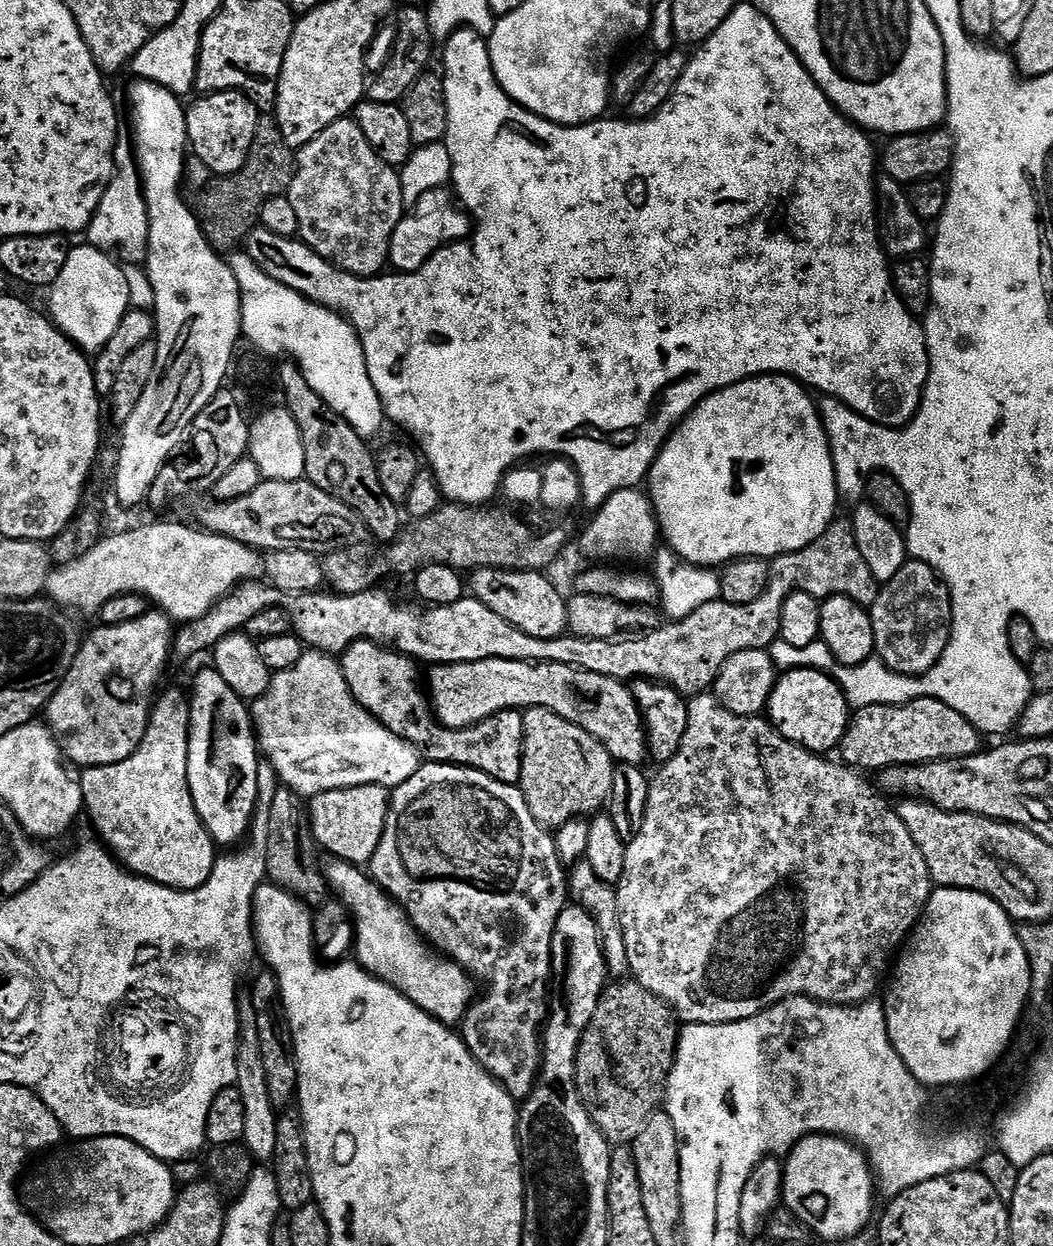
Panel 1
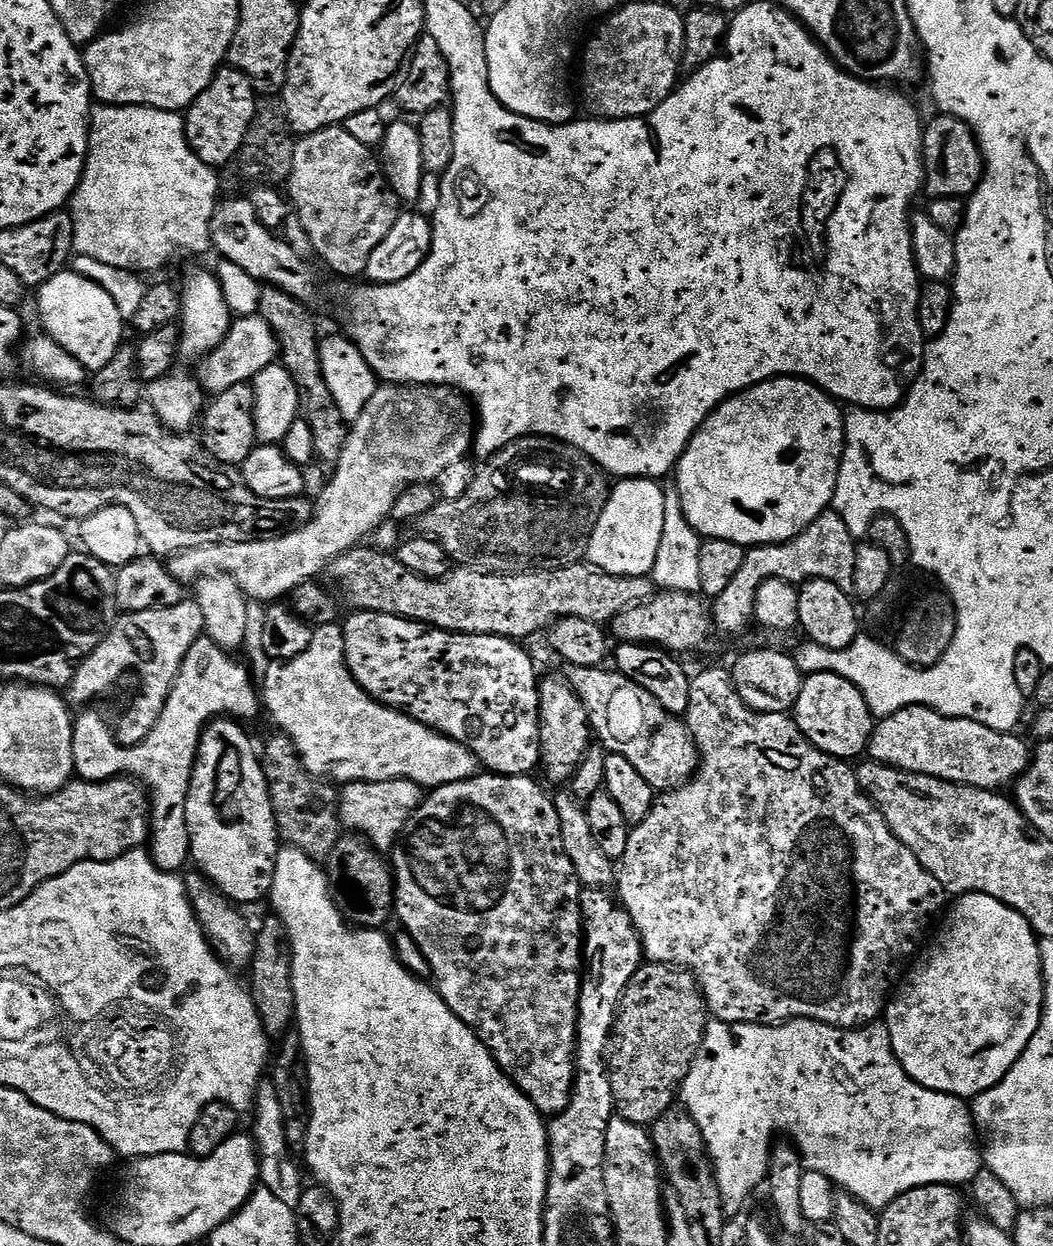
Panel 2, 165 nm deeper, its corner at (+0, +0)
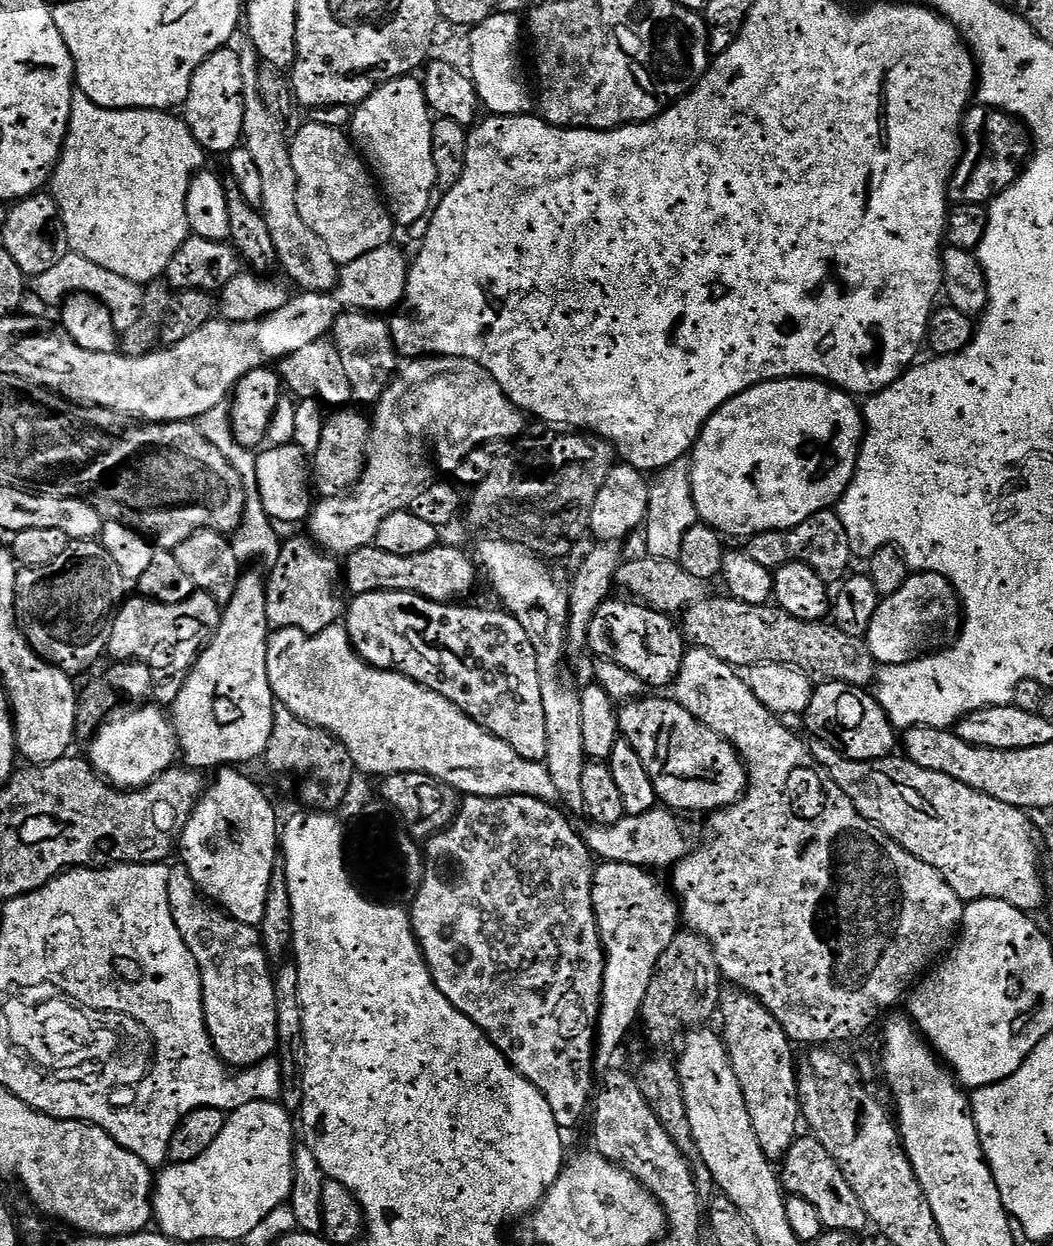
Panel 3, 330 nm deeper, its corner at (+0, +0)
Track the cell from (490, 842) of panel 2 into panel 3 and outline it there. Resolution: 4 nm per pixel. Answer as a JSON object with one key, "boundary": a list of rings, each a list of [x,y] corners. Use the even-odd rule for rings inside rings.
{"boundary":[[[464,796],[459,801],[456,816],[448,827],[436,835],[428,837],[423,845],[424,881],[418,890],[416,899],[410,904],[412,932],[420,944],[424,961],[432,975],[432,980],[442,990],[444,997],[470,1022],[478,1025],[487,1034],[489,1040],[520,1076],[525,1076],[550,1102],[554,1110],[554,1122],[562,1130],[572,1128],[580,1119],[587,1117],[594,1100],[594,1049],[596,1046],[596,1019],[600,1013],[602,982],[604,981],[604,947],[600,941],[600,931],[596,925],[596,915],[592,905],[592,878],[594,875],[594,857],[588,850],[583,835],[572,829],[559,807],[547,800],[533,796]]]}

